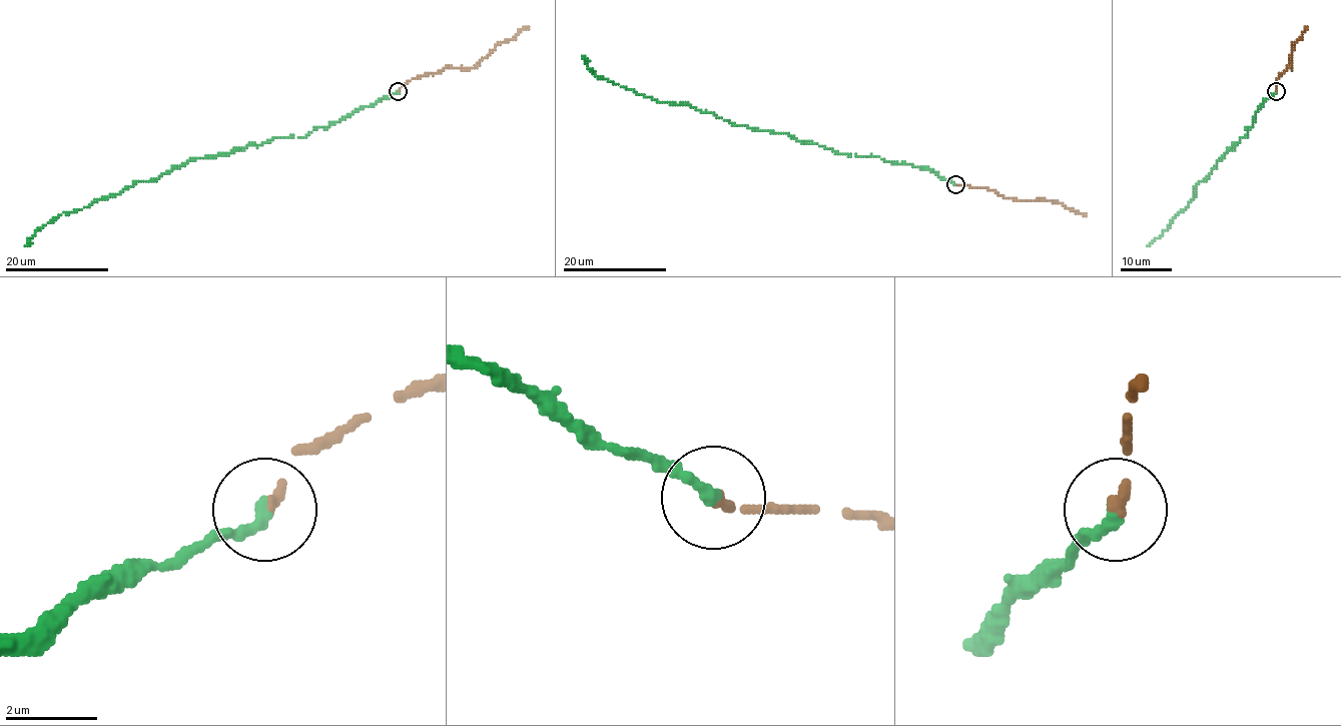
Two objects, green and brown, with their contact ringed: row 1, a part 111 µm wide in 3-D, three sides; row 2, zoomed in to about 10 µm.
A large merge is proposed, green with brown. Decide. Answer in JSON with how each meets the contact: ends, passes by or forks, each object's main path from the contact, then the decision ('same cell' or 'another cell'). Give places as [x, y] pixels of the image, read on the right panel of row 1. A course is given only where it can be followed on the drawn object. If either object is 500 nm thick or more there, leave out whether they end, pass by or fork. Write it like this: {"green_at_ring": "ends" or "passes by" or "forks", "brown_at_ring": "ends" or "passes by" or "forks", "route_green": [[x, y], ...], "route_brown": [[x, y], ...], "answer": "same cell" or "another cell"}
{"green_at_ring": "ends", "brown_at_ring": "ends", "route_green": [[1275, 91], [1255, 112], [1248, 137], [1216, 162], [1195, 185], [1185, 209], [1148, 245]], "route_brown": [[1275, 91], [1281, 73], [1287, 67], [1291, 68], [1290, 55], [1293, 41], [1299, 40], [1308, 27]], "answer": "same cell"}

